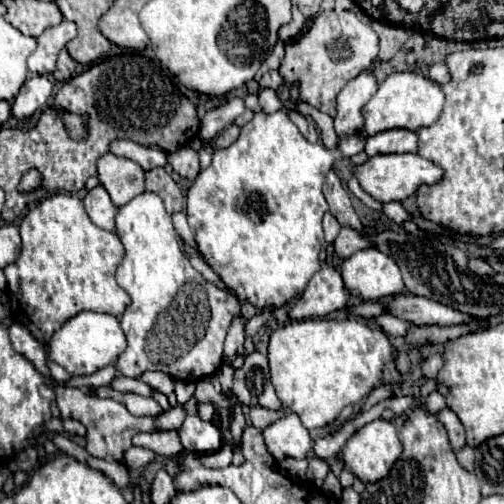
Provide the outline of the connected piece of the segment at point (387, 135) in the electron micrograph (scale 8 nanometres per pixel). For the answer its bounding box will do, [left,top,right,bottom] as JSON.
[365,130,417,154]

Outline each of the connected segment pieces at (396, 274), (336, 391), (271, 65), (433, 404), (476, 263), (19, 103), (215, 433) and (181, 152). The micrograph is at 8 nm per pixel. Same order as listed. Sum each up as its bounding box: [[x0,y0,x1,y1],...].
[[341,248,405,300],[269,320,391,430],[254,42,285,81],[425,392,445,414],[469,258,495,276],[11,76,51,118],[179,414,221,454],[167,146,201,182]]

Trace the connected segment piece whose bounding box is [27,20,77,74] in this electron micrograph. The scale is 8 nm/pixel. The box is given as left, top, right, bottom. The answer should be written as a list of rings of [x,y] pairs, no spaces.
[[[63,20],[59,26],[47,28],[37,38],[37,50],[27,58],[27,66],[35,74],[49,74],[55,70],[57,54],[69,40],[77,36],[77,26],[69,20]]]

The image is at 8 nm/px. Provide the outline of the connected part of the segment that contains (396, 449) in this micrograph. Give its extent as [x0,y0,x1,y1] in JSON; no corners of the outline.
[341,420,401,482]

